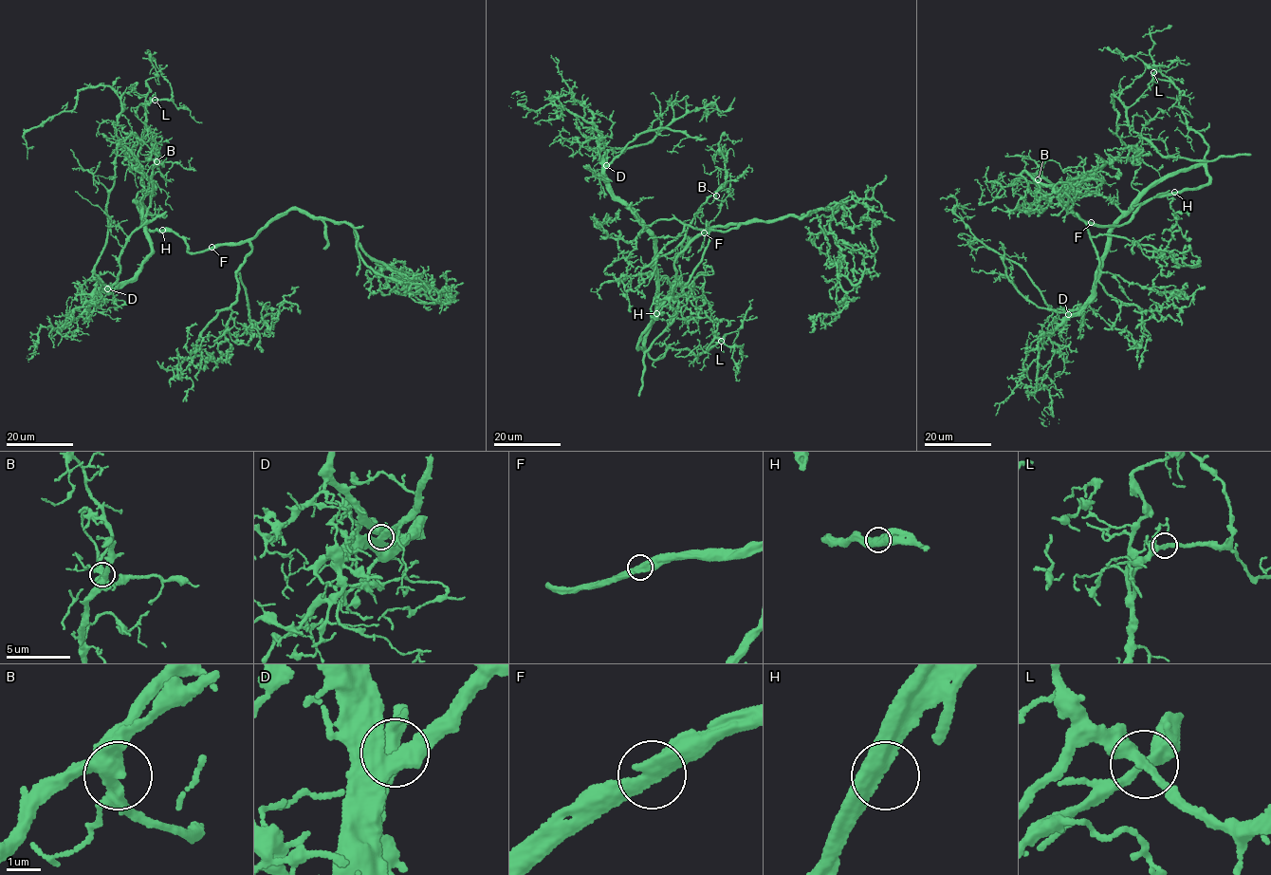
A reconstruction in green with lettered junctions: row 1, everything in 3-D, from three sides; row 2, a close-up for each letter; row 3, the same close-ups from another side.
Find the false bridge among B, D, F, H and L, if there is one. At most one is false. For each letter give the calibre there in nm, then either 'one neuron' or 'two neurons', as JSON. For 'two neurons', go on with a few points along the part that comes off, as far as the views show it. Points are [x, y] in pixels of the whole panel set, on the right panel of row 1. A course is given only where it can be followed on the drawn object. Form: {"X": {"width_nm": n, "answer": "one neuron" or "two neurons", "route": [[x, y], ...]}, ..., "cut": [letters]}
{"B": {"width_nm": 460, "answer": "one neuron"}, "D": {"width_nm": 500, "answer": "one neuron"}, "F": {"width_nm": 460, "answer": "one neuron"}, "H": {"width_nm": 480, "answer": "one neuron"}, "L": {"width_nm": 300, "answer": "one neuron"}, "cut": []}

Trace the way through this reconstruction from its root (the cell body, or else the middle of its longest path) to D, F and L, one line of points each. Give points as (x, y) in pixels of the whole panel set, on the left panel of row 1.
D: (160, 232), (145, 227), (135, 199), (141, 205), (150, 255), (138, 275), (107, 288)
F: (160, 232), (174, 231), (183, 239), (189, 252), (212, 248)
L: (160, 232), (145, 227), (137, 198), (143, 183), (137, 164), (138, 151), (146, 108), (154, 100)

